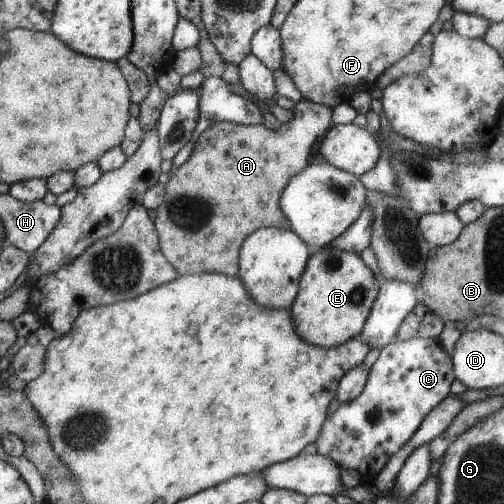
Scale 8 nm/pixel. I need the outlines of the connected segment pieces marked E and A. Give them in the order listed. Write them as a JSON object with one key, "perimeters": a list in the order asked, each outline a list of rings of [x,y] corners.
{"perimeters":[[[[329,245],[312,251],[300,282],[299,295],[290,308],[292,316],[296,318],[296,332],[300,332],[304,340],[318,347],[338,347],[346,343],[363,331],[368,316],[371,315],[372,302],[379,296],[380,286],[374,278],[374,272],[364,264],[364,260],[358,254],[350,254]]],[[[302,98],[300,102],[295,104],[293,109],[293,116],[287,122],[281,124],[277,130],[271,130],[263,126],[261,123],[254,125],[236,125],[233,123],[219,121],[218,124],[214,124],[211,128],[208,128],[201,136],[198,138],[190,154],[190,158],[172,172],[170,180],[165,184],[164,199],[162,203],[155,209],[156,210],[156,229],[160,234],[160,245],[162,246],[162,252],[166,256],[167,260],[171,262],[172,266],[176,269],[180,275],[200,275],[203,273],[221,273],[230,277],[239,275],[239,252],[244,240],[247,239],[249,235],[254,234],[256,230],[261,227],[280,227],[290,229],[291,224],[286,217],[286,214],[282,212],[282,208],[279,204],[282,194],[289,184],[290,180],[294,176],[298,175],[308,164],[308,156],[310,156],[310,148],[314,144],[314,140],[320,136],[320,134],[326,133],[326,130],[330,128],[330,122],[333,118],[333,108],[326,107],[325,105],[320,105],[317,103],[312,103],[311,101]]]]}

